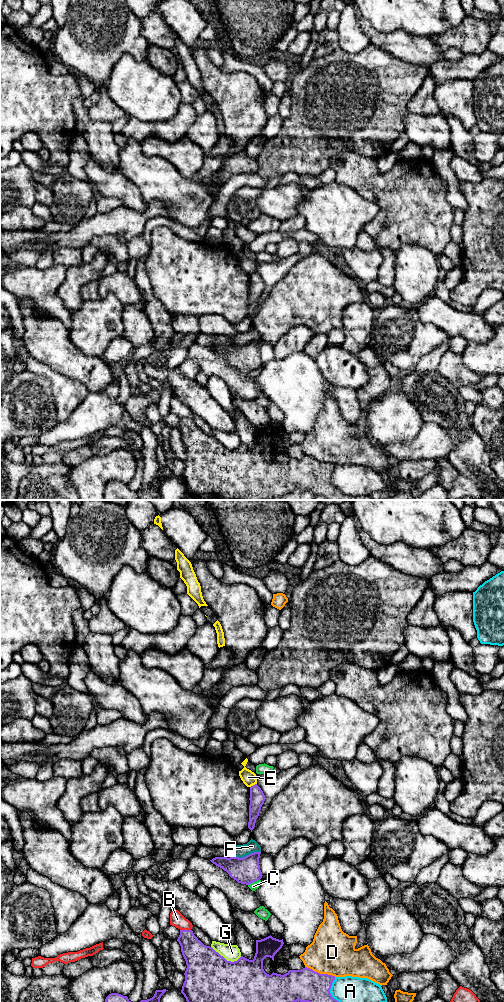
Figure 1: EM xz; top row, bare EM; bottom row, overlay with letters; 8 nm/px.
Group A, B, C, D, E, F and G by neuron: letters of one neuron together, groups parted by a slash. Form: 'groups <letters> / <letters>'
groups A / B E / C / D / F / G

